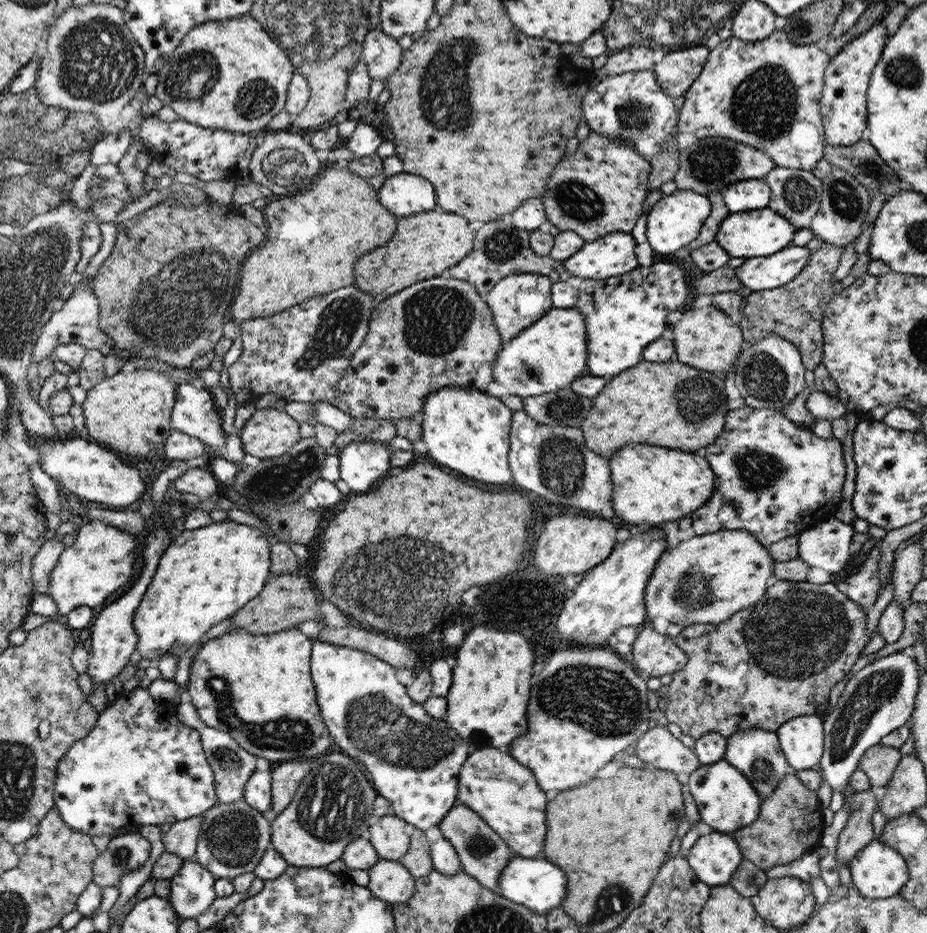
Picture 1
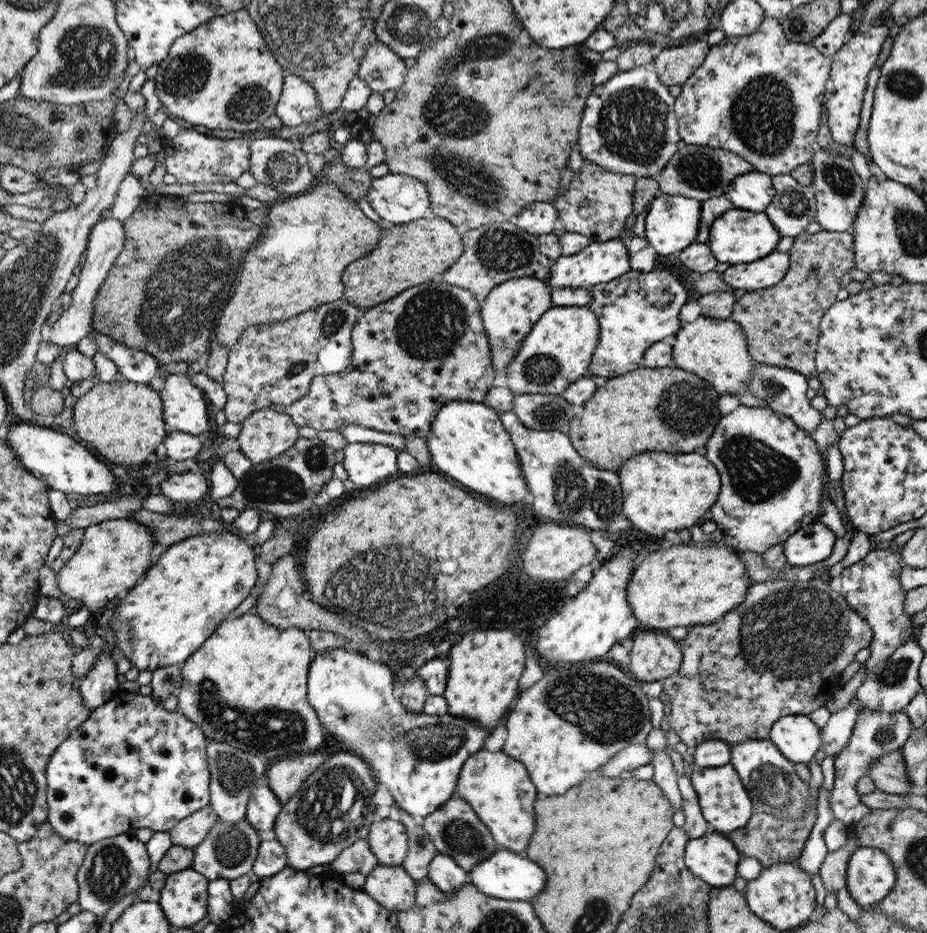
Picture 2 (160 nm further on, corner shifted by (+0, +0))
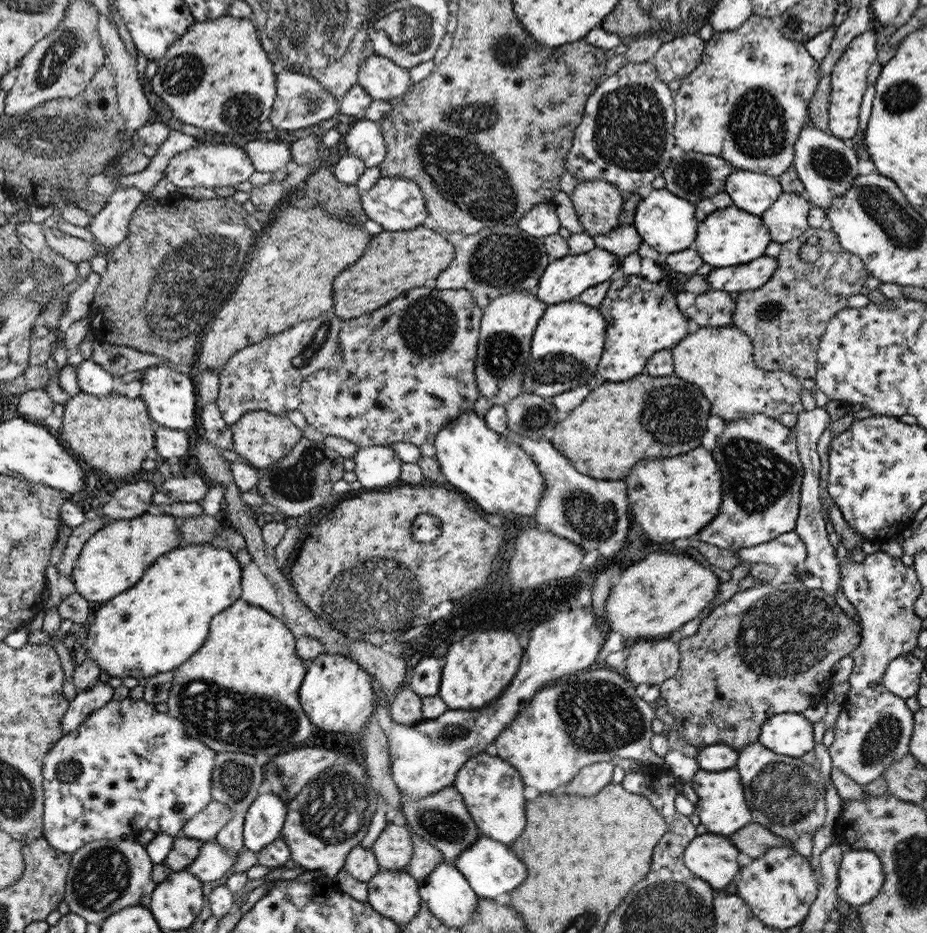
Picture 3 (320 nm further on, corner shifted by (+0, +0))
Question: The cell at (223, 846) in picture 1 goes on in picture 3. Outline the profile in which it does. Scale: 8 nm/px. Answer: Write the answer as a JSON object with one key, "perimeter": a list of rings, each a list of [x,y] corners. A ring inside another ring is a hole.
{"perimeter":[[[216,840],[204,842],[200,852],[185,870],[197,875],[205,883],[222,878],[222,875],[234,866],[236,858],[242,854],[242,852],[227,852]]]}

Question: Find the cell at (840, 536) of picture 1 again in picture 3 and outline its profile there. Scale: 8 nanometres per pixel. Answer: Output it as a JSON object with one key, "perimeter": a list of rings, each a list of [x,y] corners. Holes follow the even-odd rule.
{"perimeter":[[[792,530],[762,545],[738,549],[735,554],[742,563],[764,563],[776,567],[776,574],[769,584],[777,588],[783,583],[801,580],[795,567],[806,561],[807,548],[805,542]]]}

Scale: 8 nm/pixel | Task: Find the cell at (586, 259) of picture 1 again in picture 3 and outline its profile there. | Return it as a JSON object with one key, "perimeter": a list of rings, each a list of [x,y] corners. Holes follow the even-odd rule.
{"perimeter":[[[596,246],[584,254],[568,254],[558,260],[550,261],[534,294],[548,305],[576,300],[594,286],[615,278],[620,273],[622,263],[615,254]]]}

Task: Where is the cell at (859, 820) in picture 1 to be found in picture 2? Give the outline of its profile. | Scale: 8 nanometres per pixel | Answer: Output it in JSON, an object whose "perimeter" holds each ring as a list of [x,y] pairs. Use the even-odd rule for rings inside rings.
{"perimeter":[[[848,830],[848,841],[842,848],[834,852],[826,853],[823,863],[820,865],[819,875],[822,879],[822,884],[826,888],[826,892],[835,892],[846,886],[847,866],[850,860],[850,855],[858,847],[858,839],[854,832]]]}

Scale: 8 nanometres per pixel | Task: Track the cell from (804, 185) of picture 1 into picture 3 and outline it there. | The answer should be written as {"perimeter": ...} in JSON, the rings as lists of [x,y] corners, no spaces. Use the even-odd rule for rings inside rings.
{"perimeter":[[[780,193],[780,196],[776,199],[776,202],[772,203],[772,206],[768,207],[768,210],[761,214],[763,223],[769,228],[771,240],[778,242],[778,244],[784,244],[796,236],[804,234],[808,230],[808,211],[810,210],[810,200],[805,194],[796,193]]]}

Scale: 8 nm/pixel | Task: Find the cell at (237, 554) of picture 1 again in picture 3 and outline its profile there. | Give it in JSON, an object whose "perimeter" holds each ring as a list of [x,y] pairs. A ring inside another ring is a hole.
{"perimeter":[[[212,543],[190,544],[163,554],[136,585],[98,606],[88,632],[76,633],[86,650],[86,659],[98,662],[105,678],[116,676],[146,680],[160,672],[178,669],[205,644],[208,636],[206,628],[212,617],[242,598],[242,576],[243,564],[227,547],[214,546]]]}

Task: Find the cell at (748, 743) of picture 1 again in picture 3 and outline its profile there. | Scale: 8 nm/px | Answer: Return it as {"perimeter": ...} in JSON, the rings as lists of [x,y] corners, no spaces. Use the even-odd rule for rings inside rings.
{"perimeter":[[[758,741],[743,747],[739,751],[735,770],[738,772],[743,785],[746,803],[751,812],[751,822],[758,822],[772,831],[774,835],[782,839],[788,839],[792,843],[791,846],[808,860],[812,850],[814,850],[812,835],[824,824],[827,811],[825,802],[826,786],[818,778],[818,772],[814,770],[814,766],[805,764],[800,758],[776,754]]]}

